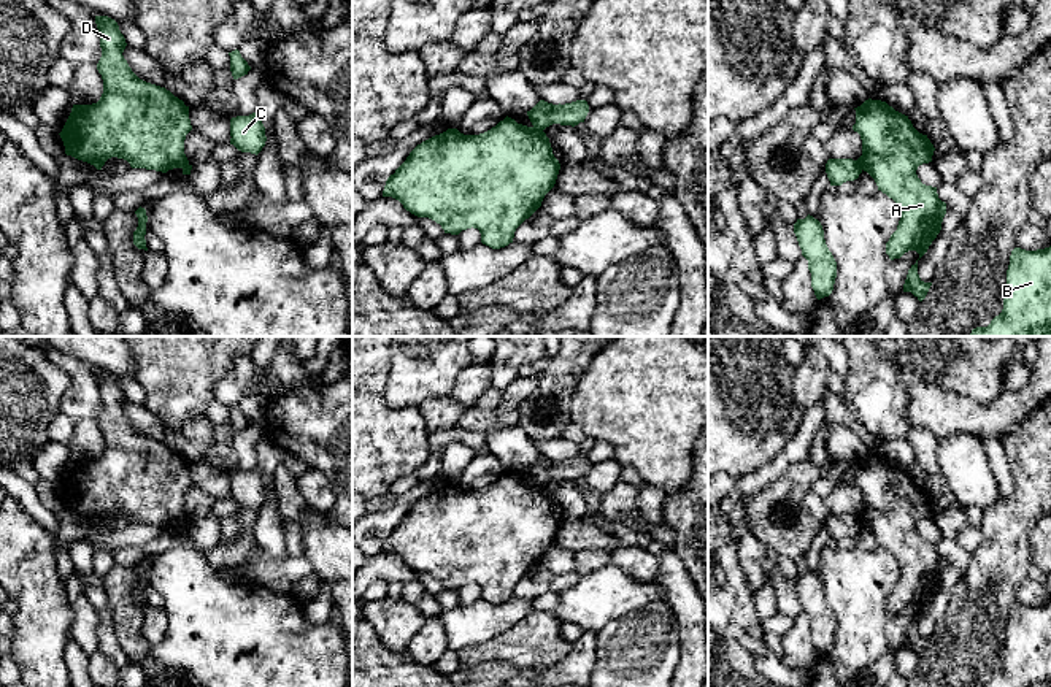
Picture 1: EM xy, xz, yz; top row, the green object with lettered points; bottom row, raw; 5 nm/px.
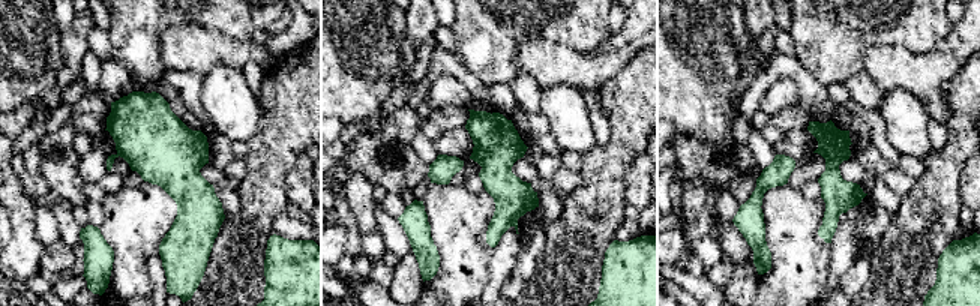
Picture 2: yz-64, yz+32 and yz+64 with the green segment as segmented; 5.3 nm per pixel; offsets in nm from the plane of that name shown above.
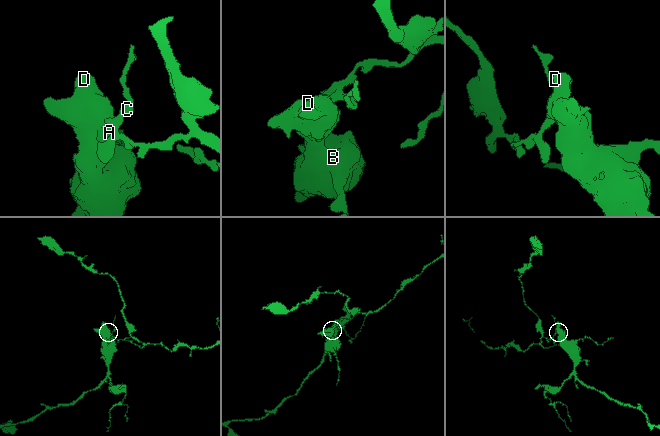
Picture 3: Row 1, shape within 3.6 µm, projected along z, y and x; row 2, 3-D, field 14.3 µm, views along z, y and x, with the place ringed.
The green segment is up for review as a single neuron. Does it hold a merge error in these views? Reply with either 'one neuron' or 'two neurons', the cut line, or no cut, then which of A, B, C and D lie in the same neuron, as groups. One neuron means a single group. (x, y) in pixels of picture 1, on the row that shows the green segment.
two neurons; cut in xz along (534, 126), (542, 130); A B D / C

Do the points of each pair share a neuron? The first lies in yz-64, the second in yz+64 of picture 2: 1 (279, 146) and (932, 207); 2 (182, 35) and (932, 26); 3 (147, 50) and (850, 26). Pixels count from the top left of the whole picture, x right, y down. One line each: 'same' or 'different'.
1: same
2: different
3: same

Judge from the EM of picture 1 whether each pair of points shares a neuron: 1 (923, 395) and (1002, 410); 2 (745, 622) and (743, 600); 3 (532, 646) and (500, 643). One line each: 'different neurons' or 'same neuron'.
1: same neuron
2: same neuron
3: same neuron

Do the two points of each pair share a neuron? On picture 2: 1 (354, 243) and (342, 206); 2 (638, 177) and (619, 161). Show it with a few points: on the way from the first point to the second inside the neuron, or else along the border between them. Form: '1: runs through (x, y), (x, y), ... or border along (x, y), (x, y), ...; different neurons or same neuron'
1: runs through (353, 234), (345, 215); same neuron
2: border along (641, 152), (625, 174), (625, 200), (628, 203); different neurons

